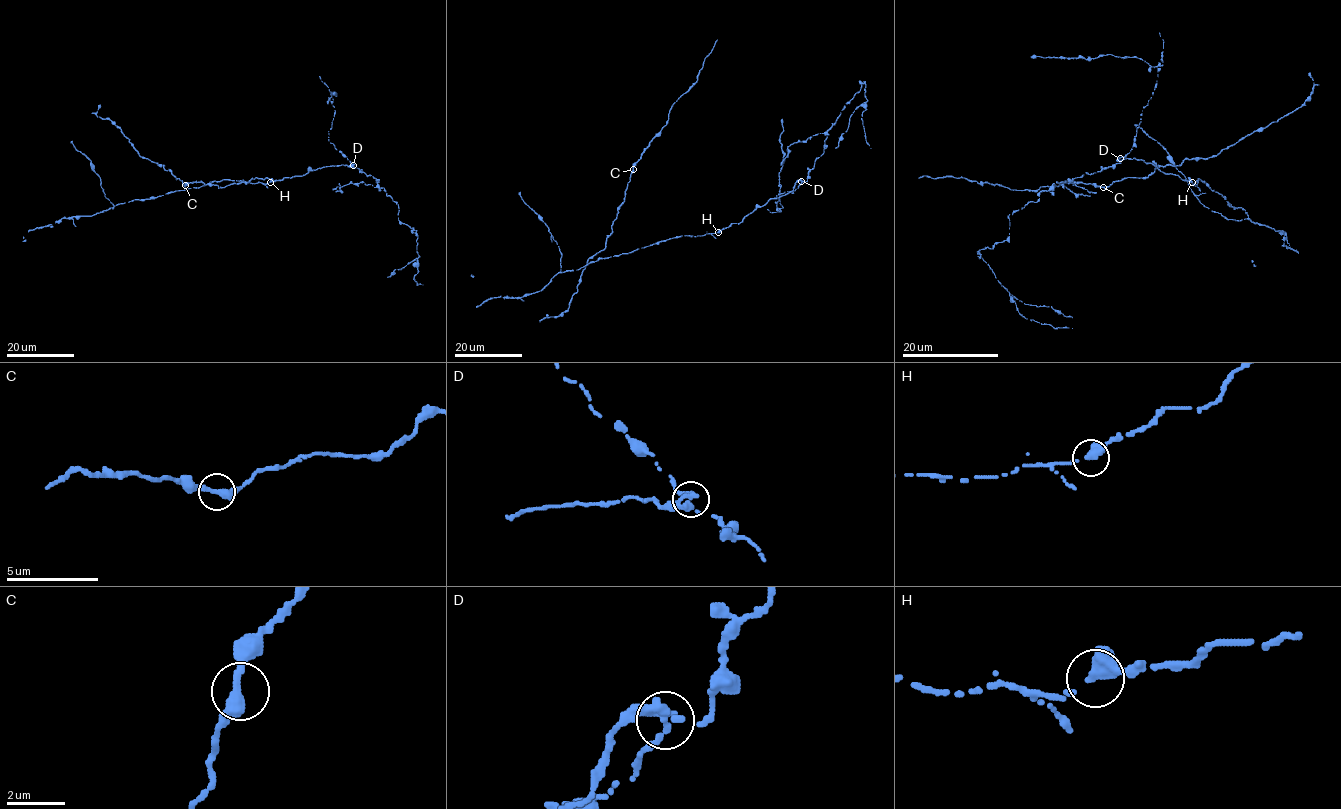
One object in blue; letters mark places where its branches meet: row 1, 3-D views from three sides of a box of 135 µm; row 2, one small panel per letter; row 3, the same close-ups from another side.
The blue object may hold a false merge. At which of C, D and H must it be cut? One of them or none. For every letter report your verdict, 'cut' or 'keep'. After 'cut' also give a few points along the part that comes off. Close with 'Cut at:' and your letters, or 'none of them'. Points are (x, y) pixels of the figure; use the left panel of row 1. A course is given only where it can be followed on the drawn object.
C: keep
D: cut | (353, 165), (376, 178), (398, 204), (398, 220), (413, 227), (419, 255), (414, 277), (417, 284), (422, 284)
H: keep
Cut at: D

